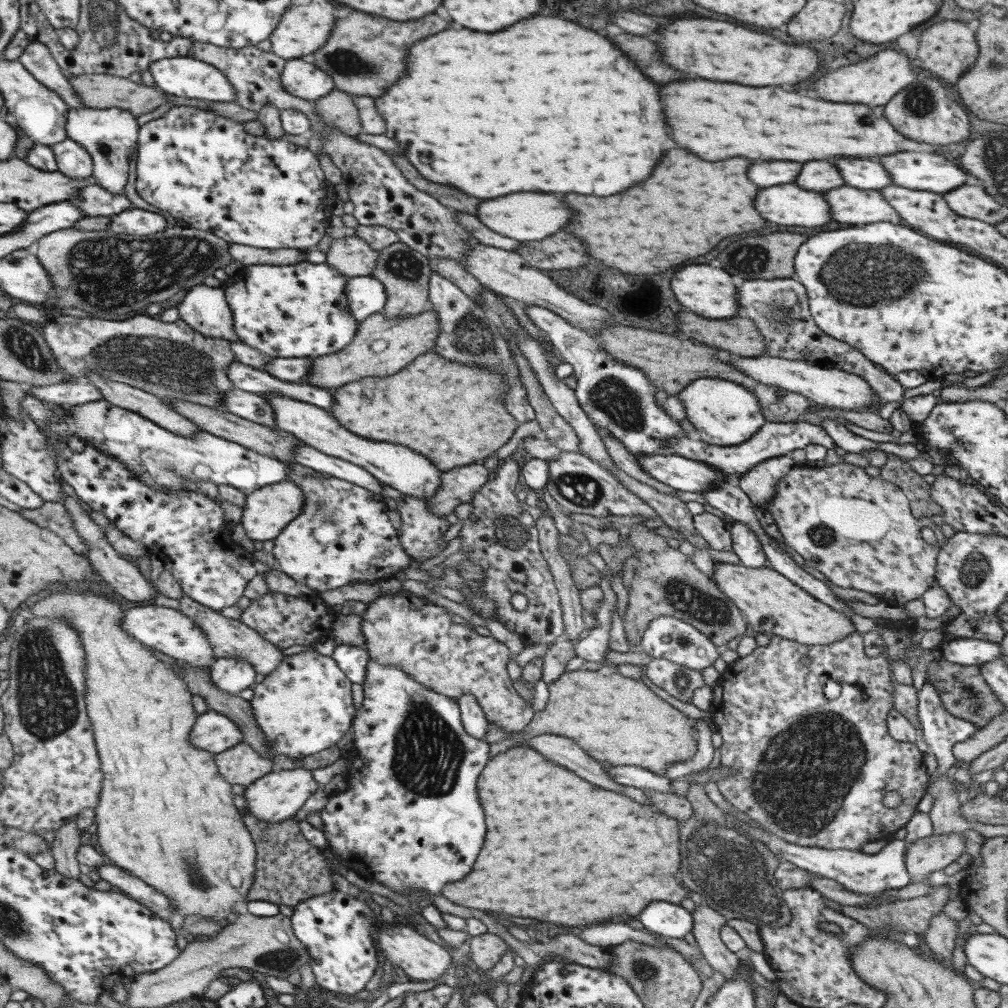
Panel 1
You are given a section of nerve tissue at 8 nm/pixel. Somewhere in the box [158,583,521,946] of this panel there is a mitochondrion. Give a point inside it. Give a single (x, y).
(427, 757)

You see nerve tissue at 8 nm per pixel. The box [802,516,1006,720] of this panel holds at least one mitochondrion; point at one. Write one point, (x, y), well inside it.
(974, 571)

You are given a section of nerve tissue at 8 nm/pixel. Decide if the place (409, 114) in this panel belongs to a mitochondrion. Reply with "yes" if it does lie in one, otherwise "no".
no

